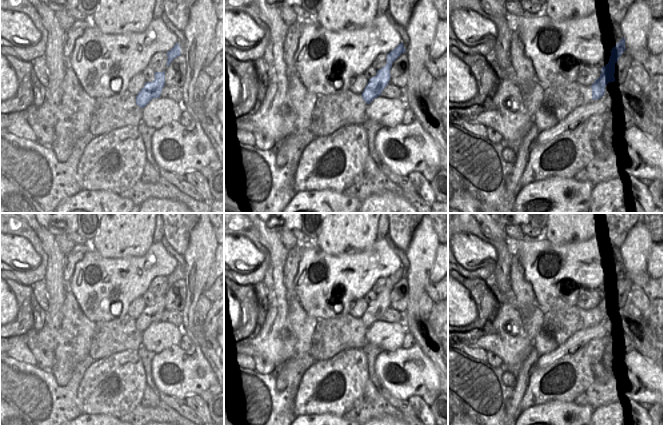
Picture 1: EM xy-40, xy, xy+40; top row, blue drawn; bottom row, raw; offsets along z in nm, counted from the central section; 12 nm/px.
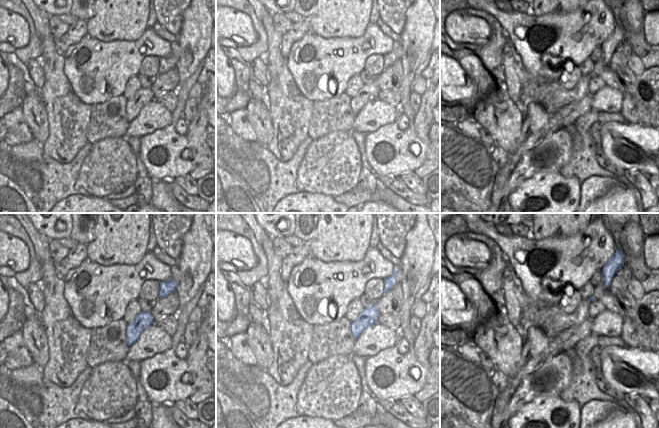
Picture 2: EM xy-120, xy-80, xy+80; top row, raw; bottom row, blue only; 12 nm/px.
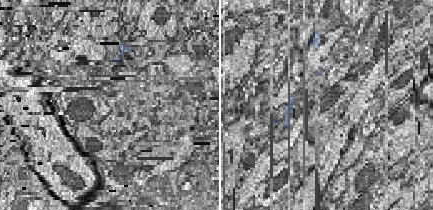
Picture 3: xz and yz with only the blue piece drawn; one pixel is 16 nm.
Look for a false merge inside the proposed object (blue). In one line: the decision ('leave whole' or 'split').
leave whole

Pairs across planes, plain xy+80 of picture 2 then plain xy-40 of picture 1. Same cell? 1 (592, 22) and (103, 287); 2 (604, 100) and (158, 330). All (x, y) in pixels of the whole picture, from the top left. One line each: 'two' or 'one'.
1: one
2: one

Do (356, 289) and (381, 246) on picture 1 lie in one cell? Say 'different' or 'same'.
same

